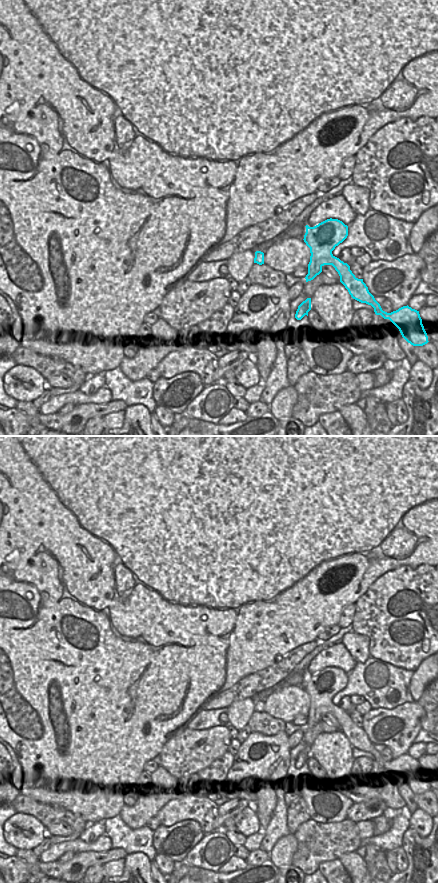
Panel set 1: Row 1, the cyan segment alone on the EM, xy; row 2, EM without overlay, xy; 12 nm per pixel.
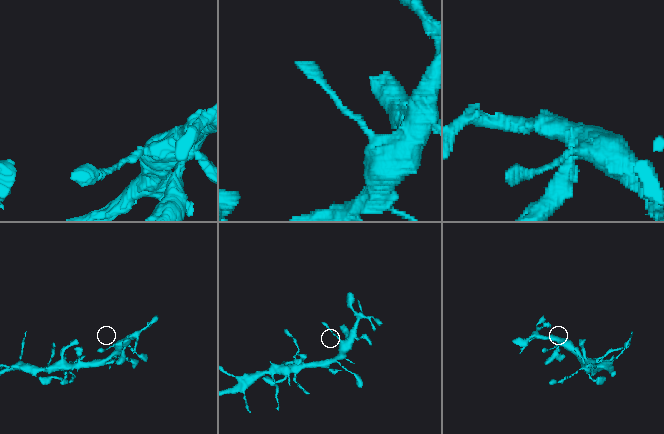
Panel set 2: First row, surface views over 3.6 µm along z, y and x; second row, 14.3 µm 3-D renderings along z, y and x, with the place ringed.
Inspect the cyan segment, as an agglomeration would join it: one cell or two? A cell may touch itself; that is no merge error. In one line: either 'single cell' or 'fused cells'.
single cell

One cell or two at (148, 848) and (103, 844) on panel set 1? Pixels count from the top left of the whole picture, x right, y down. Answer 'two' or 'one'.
two

